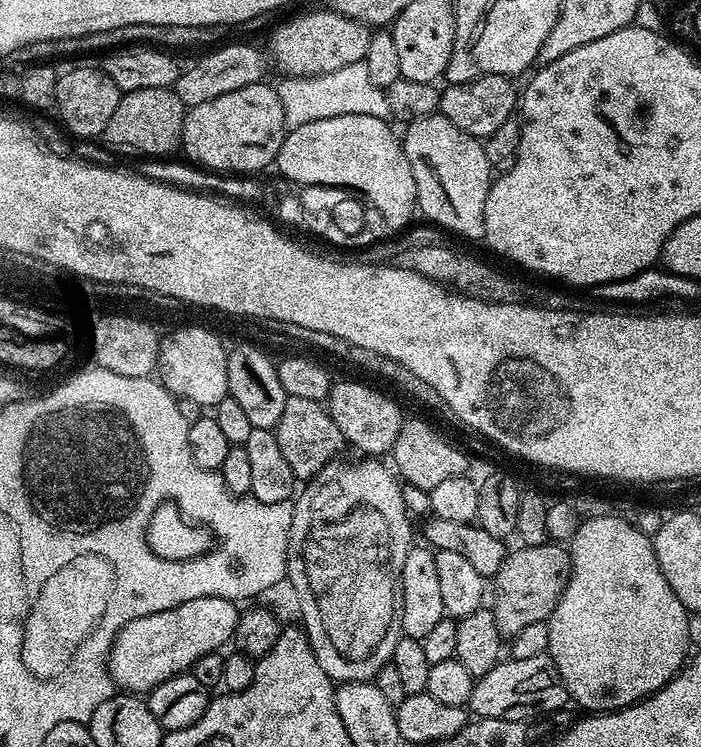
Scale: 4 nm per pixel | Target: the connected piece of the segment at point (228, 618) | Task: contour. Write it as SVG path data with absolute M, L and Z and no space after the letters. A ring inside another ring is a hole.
M207 596L206 598L194 598L190 602L182 602L182 606L171 608L170 610L162 610L158 614L146 614L142 618L134 618L130 622L126 622L126 626L122 626L122 630L116 633L116 640L112 644L112 648L108 652L108 673L112 676L113 685L117 689L123 690L128 694L148 694L152 688L158 686L162 682L166 682L171 676L180 673L187 673L194 662L198 662L198 658L202 658L202 654L210 654L211 652L223 649L223 644L233 639L236 635L236 617L238 608L233 601L222 598L221 596Z

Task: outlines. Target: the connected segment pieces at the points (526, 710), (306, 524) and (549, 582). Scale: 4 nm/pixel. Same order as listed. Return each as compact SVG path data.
M545 654L534 658L511 658L496 664L490 674L479 677L470 694L467 707L480 718L502 718L503 720L535 721L535 716L548 716L556 712L570 697L554 666L552 657Z
M360 458L357 464L340 463L327 464L307 481L308 489L295 497L286 580L296 591L300 616L304 619L302 627L322 670L334 682L353 684L375 681L378 670L390 663L394 646L400 641L400 579L406 554L414 546L413 521L404 505L401 481L387 463L384 465L376 458Z
M549 542L517 549L517 552L509 551L505 555L498 574L490 584L490 607L504 638L516 636L518 630L525 626L545 623L558 606L568 584L568 576L572 573L572 557L563 543Z

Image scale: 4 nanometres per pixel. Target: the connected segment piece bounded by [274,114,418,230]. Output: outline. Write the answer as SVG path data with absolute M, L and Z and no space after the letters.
M342 114L338 118L322 118L318 122L306 122L302 126L291 129L285 135L282 146L278 150L276 159L274 161L274 168L277 168L286 179L292 180L293 185L316 185L318 187L340 187L355 186L362 189L362 194L367 194L370 197L370 202L375 202L378 206L378 211L384 212L384 217L387 220L392 220L392 225L398 226L404 230L413 223L412 215L415 217L418 212L418 205L416 203L416 183L414 182L414 174L410 170L410 162L406 162L406 154L404 153L404 146L399 135L396 136L392 133L391 123L388 120L382 118L370 118L366 114Z

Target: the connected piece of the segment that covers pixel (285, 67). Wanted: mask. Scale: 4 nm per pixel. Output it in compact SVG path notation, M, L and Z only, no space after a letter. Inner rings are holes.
M325 10L325 12L304 12L285 24L271 29L272 41L267 51L270 60L289 76L321 76L330 74L330 70L342 70L342 66L358 64L366 58L366 50L372 41L369 25L354 22L342 14ZM276 28L276 29L275 29ZM272 51L272 52L271 52Z

